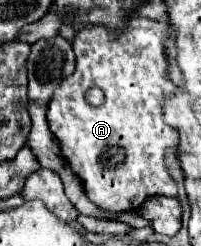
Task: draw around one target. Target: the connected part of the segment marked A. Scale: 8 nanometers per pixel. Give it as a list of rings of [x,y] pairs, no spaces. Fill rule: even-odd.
[[[131,17],[117,37],[113,37],[111,31],[101,25],[83,27],[73,41],[73,51],[77,57],[75,71],[55,89],[47,107],[49,127],[61,145],[63,157],[83,181],[89,201],[111,213],[135,211],[147,197],[153,195],[177,195],[177,183],[165,165],[165,151],[179,147],[177,129],[163,121],[165,97],[173,95],[177,89],[177,85],[169,79],[169,63],[165,55],[169,27],[171,25],[167,21],[151,21],[143,17]],[[93,85],[105,93],[105,103],[101,107],[91,107],[85,103],[85,91]]]

